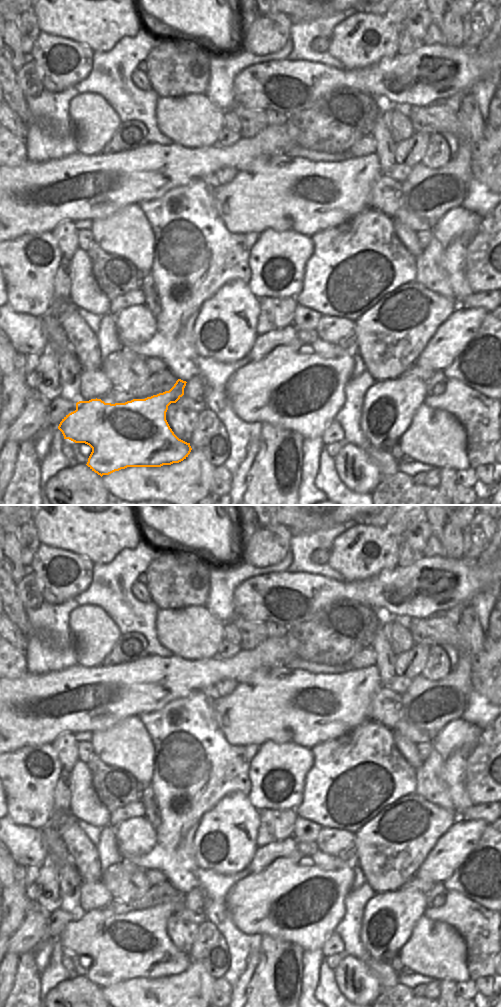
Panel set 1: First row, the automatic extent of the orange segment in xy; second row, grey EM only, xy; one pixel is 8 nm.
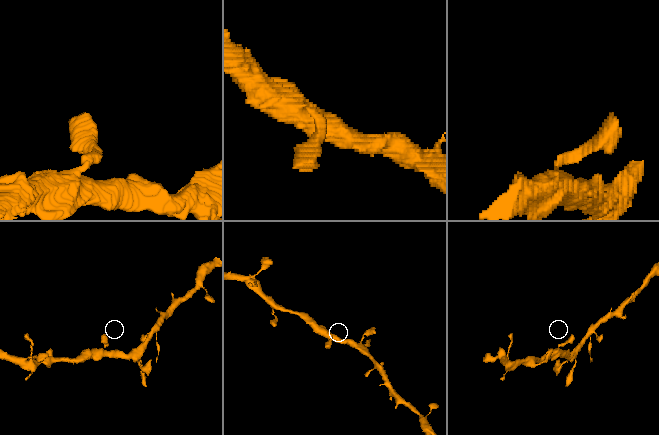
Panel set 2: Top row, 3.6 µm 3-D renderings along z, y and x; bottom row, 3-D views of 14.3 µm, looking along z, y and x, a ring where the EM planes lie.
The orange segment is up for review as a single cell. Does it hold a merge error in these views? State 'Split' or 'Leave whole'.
Leave whole.

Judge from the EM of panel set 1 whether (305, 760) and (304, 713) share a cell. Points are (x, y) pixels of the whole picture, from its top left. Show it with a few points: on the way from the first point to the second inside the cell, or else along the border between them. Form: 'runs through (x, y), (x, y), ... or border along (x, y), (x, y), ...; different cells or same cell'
border along (282, 742), (294, 742), (311, 749); different cells

